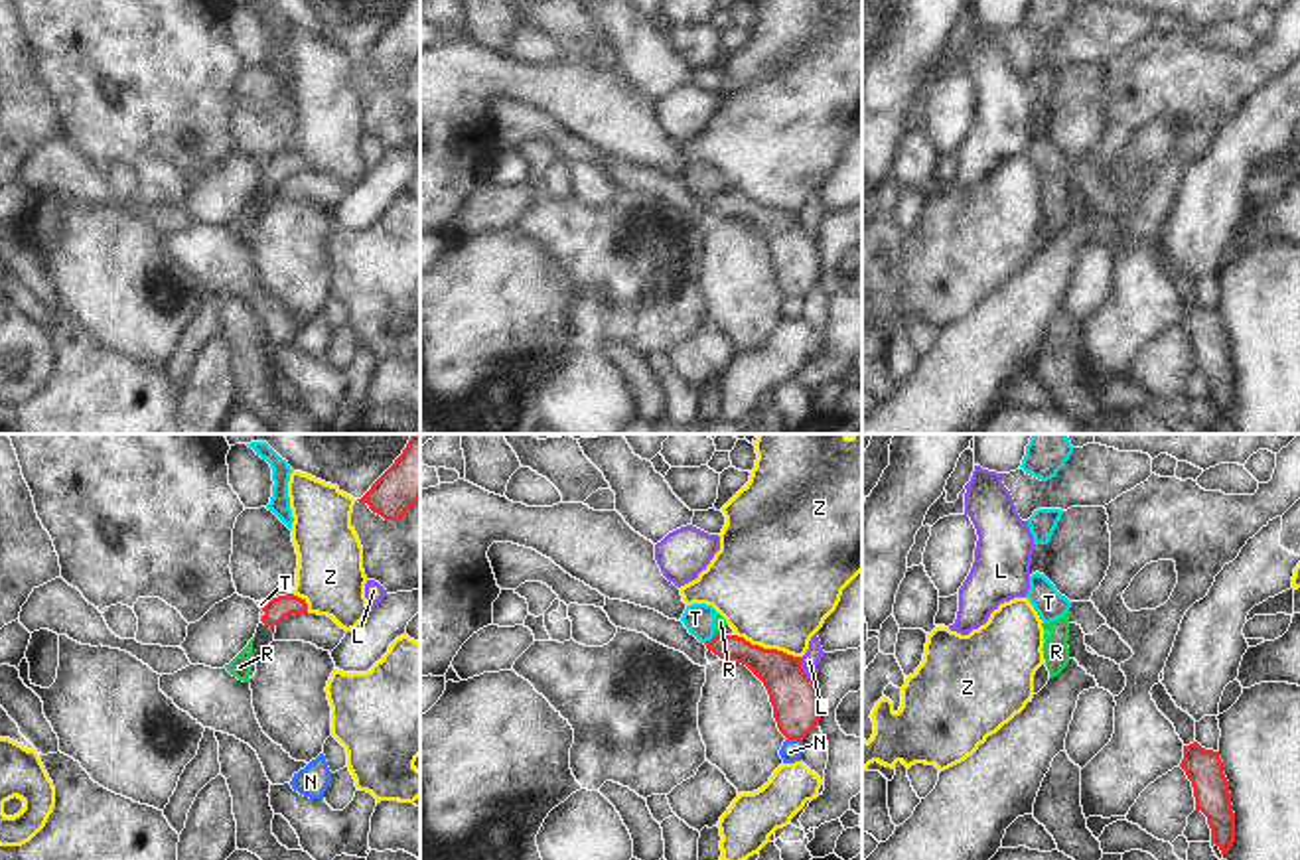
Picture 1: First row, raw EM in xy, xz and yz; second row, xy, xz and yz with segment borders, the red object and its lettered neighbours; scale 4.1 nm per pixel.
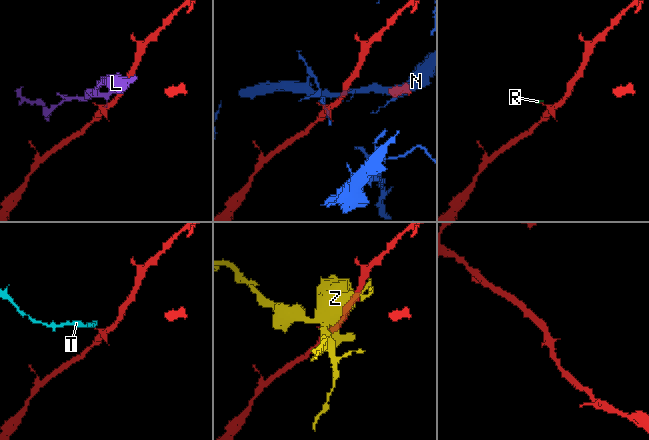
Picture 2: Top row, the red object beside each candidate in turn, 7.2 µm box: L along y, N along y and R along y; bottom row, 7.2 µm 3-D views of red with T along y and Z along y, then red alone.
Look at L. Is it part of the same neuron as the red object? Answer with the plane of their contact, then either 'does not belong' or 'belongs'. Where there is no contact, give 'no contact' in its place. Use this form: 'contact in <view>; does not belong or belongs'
contact in xz; does not belong

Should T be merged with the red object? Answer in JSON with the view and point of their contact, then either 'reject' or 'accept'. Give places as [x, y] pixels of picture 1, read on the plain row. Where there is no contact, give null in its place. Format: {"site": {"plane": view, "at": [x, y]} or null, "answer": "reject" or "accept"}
{"site": {"plane": "xz", "at": [711, 198]}, "answer": "reject"}

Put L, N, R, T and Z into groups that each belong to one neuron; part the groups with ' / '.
L / N / R T / Z

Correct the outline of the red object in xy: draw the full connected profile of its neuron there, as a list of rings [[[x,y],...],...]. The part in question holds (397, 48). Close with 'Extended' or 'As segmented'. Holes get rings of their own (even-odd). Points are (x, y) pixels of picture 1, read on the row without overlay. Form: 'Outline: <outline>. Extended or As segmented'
Outline: [[[408,0],[395,22],[357,57],[385,79],[400,79],[420,57],[420,0]]]. As segmented

